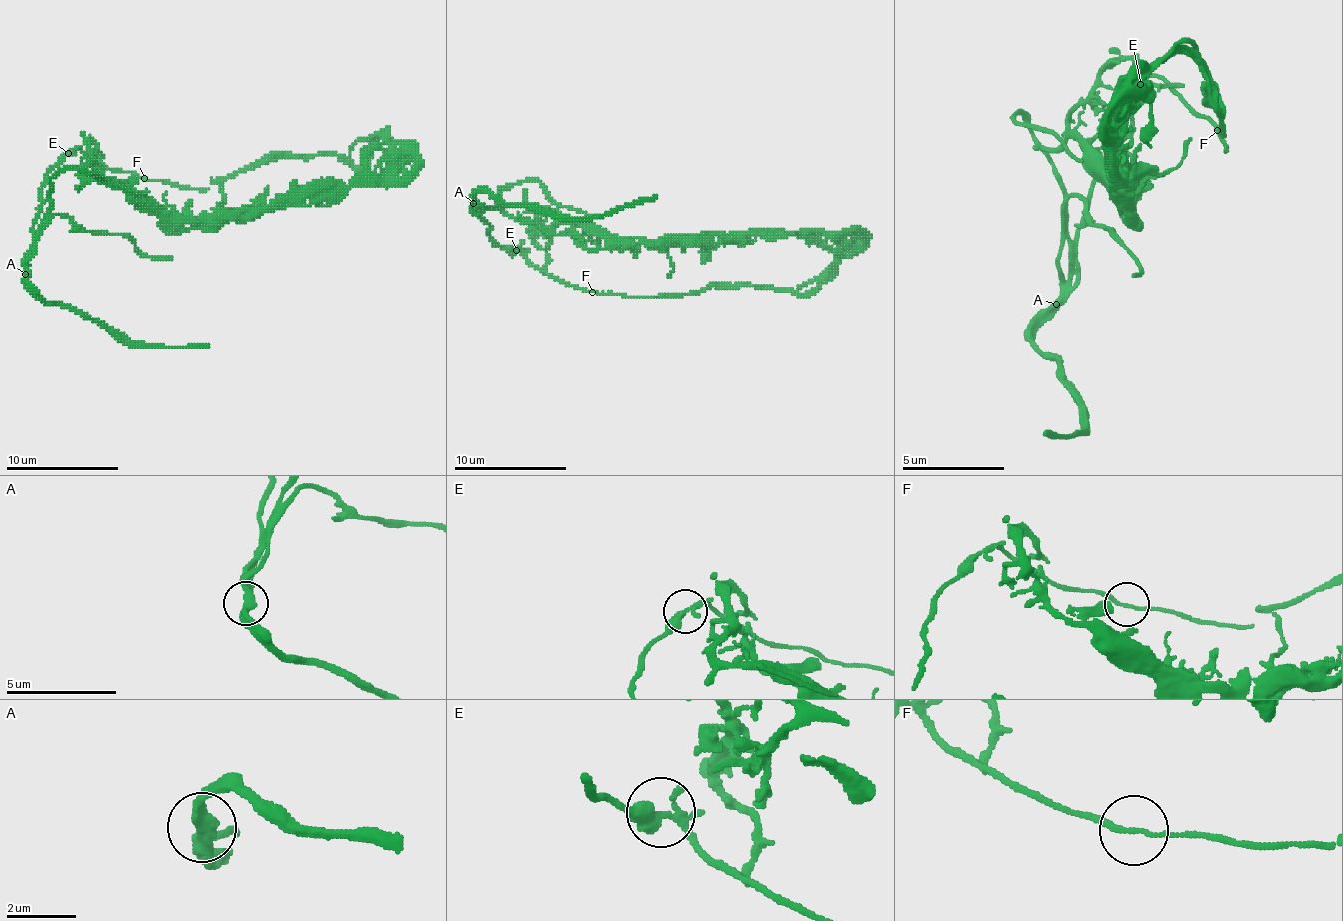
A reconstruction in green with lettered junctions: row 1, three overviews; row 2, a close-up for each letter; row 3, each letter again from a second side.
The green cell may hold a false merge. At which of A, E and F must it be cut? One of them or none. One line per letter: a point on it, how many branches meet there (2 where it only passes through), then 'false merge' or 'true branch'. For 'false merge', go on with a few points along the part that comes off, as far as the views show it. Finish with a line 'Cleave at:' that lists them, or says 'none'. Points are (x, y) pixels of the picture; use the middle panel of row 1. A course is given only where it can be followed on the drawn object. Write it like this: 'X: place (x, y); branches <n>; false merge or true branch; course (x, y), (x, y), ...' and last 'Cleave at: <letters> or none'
A: place (473, 203); branches 2; true branch
E: place (516, 250); branches 3; true branch
F: place (592, 292); branches 2; true branch
Cleave at: none

